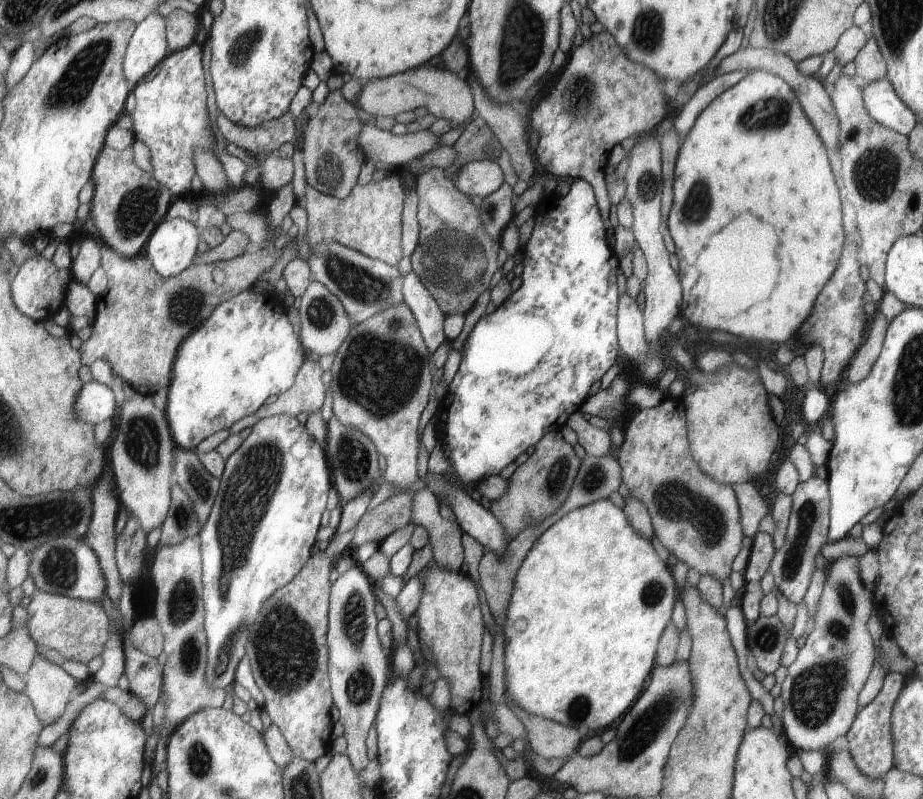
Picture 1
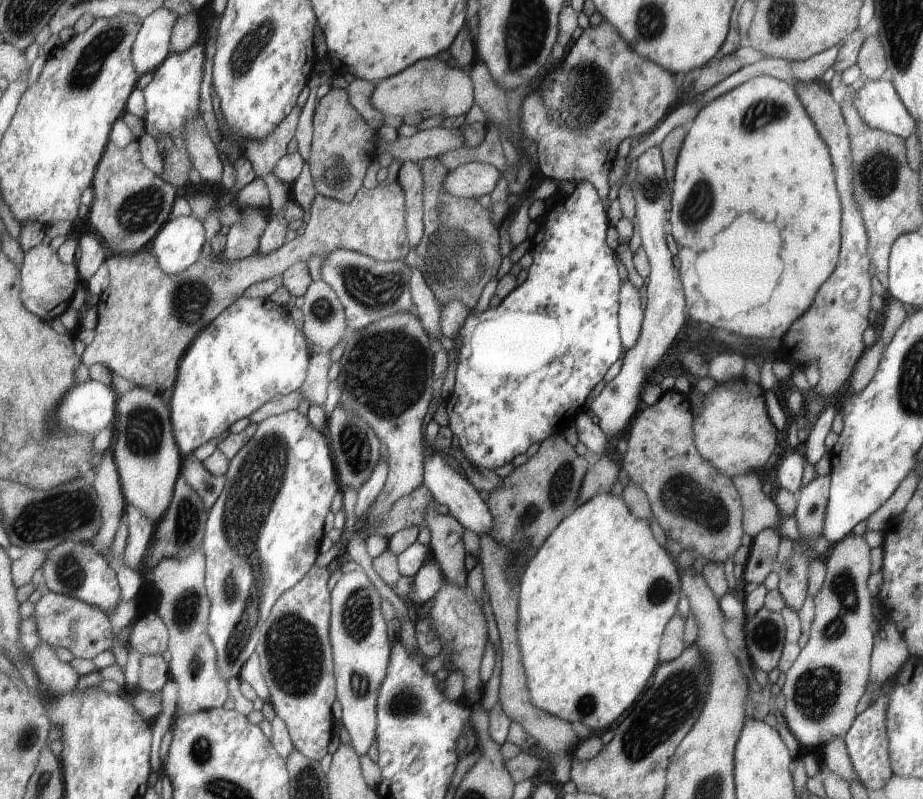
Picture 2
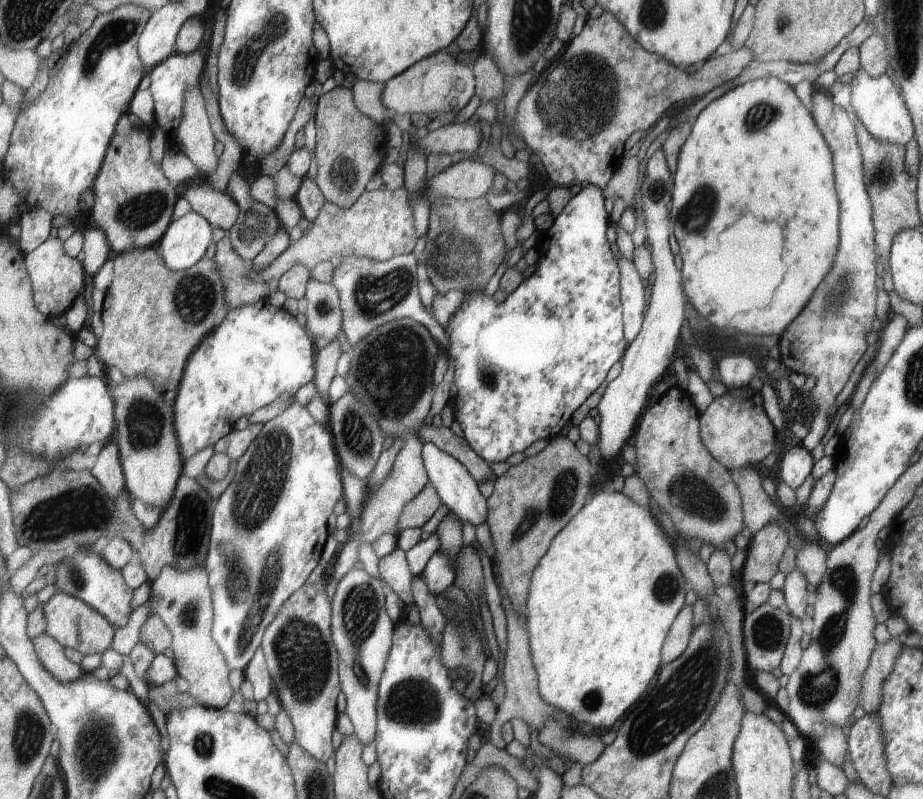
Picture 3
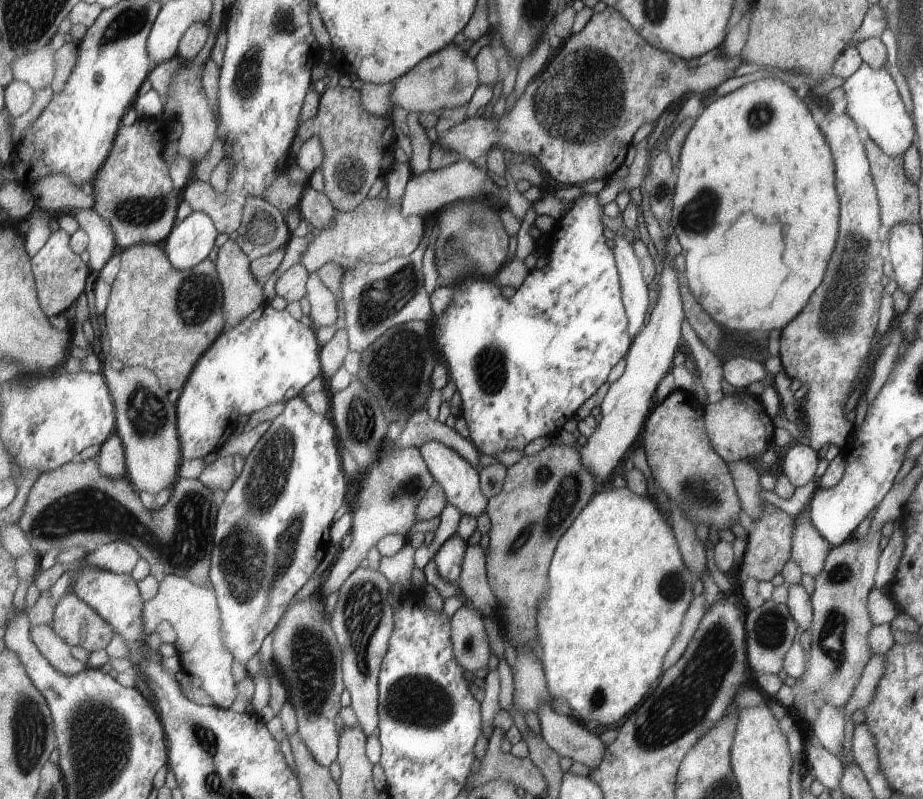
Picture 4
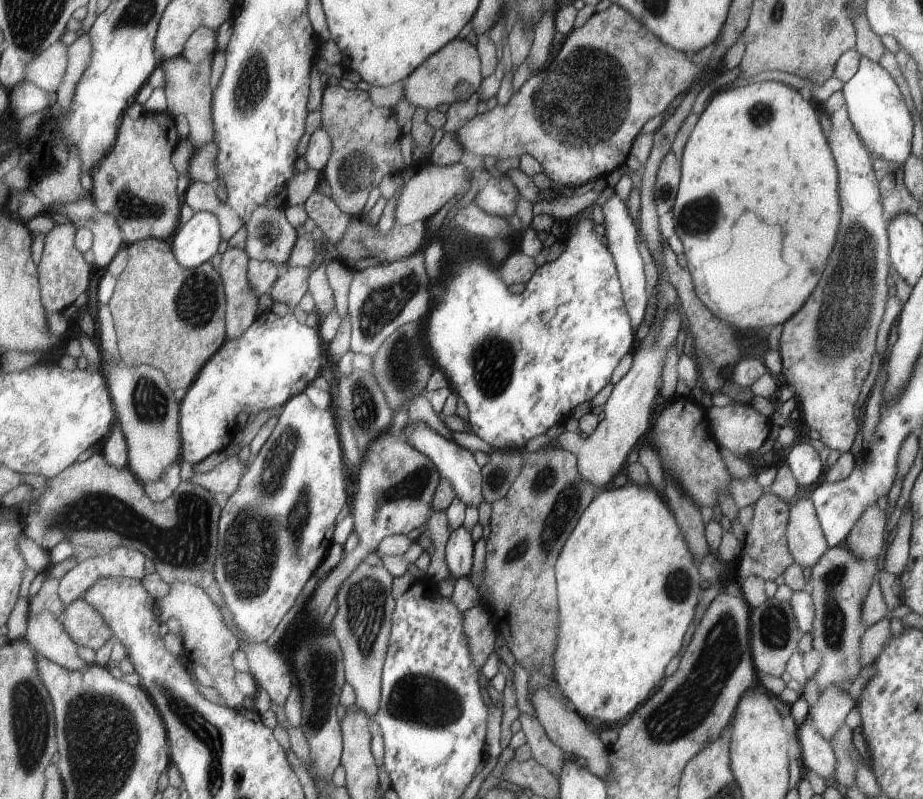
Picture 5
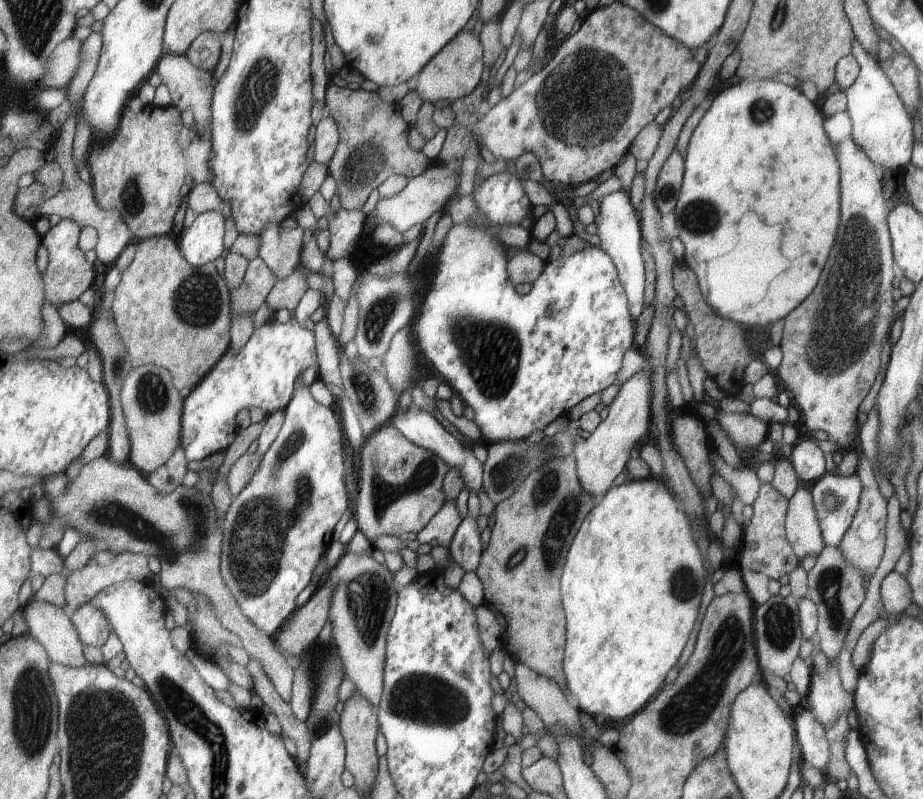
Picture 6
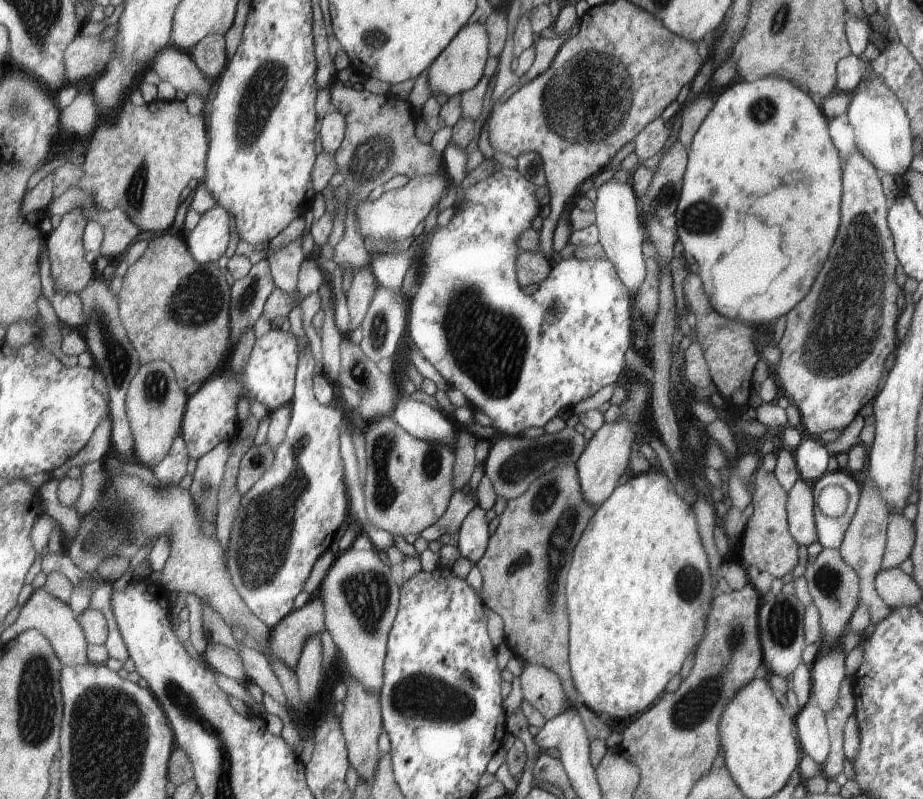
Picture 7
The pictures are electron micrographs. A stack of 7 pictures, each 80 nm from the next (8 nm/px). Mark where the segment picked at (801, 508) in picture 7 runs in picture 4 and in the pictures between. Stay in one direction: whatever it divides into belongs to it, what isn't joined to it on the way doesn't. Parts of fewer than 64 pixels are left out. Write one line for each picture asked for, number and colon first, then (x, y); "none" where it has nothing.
4: (808, 550)
5: (806, 542)
6: (802, 530)

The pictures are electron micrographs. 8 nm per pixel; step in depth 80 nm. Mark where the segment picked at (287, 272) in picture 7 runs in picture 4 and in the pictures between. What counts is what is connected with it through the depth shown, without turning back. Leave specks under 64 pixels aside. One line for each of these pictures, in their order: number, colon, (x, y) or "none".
4: (263, 229)
5: (270, 236)
6: (281, 248)

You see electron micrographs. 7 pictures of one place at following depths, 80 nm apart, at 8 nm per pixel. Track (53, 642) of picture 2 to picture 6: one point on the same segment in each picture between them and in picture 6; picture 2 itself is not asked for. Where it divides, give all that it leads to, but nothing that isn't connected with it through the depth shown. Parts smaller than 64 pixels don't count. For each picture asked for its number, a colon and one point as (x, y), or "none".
3: (74, 624)
4: (79, 625)
5: (87, 627)
6: (94, 626)

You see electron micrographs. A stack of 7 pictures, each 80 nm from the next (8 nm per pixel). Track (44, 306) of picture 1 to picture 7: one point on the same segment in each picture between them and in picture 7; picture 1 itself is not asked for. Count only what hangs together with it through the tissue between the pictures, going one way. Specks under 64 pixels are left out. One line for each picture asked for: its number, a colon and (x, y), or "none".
2: (48, 285)
3: (58, 279)
4: (61, 274)
5: (65, 274)
6: (69, 274)
7: (71, 272)

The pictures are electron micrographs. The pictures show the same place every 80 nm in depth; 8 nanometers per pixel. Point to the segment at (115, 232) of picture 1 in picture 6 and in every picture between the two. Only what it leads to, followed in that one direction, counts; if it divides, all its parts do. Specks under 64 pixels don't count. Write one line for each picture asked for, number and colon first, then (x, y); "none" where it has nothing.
2: (131, 205)
3: (135, 202)
4: (134, 191)
5: (137, 183)
6: (140, 172)

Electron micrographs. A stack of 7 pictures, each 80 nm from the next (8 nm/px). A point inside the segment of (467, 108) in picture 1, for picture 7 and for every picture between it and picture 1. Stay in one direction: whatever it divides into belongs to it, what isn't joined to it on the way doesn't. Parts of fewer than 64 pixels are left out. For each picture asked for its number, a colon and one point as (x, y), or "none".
2: (429, 84)
3: (438, 83)
4: (446, 79)
5: (453, 73)
6: (454, 71)
7: (459, 67)

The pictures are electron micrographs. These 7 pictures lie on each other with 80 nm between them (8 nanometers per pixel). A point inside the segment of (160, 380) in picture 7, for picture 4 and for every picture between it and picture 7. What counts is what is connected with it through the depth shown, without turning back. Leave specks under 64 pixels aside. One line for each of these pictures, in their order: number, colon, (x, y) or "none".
4: (147, 421)
5: (149, 415)
6: (154, 409)

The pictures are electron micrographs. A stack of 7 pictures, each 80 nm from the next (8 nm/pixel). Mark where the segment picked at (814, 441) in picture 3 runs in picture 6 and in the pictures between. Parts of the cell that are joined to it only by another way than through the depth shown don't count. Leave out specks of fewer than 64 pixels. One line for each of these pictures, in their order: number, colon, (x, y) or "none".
4: (824, 347)
5: (826, 347)
6: (830, 345)

